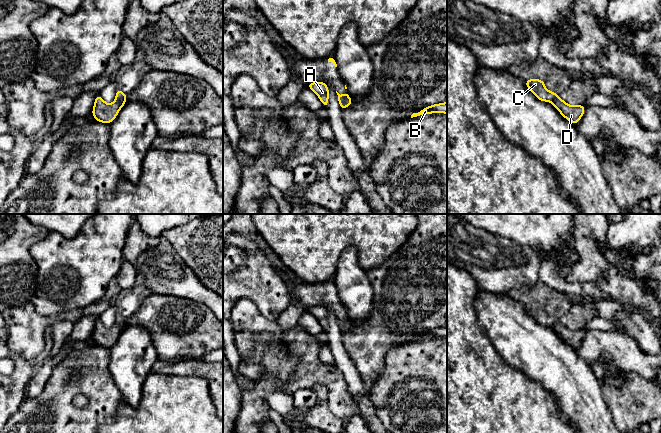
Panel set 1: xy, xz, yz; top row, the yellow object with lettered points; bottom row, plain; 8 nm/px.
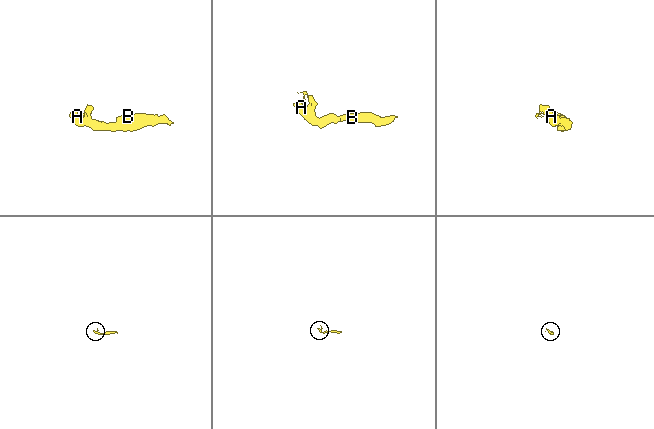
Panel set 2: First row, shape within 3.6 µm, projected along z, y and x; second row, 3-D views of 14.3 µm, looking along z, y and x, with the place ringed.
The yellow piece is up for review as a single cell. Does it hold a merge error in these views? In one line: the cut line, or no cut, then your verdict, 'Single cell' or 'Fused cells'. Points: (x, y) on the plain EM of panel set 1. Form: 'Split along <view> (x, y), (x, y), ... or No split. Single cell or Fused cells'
Split along xy (115, 323), (125, 324). Fused cells

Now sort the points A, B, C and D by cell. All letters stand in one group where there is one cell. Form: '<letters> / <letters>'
A B D / C

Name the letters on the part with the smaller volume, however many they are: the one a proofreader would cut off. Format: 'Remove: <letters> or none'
Remove: C

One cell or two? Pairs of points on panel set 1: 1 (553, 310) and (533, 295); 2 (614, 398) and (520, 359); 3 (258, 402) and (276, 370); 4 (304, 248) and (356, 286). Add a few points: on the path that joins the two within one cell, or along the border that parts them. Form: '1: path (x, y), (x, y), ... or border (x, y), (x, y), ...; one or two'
1: path (548, 307), (538, 299); one
2: border (600, 381), (603, 399), (612, 415); two
3: path (258, 394), (259, 390), (270, 378); one
4: border (344, 250), (339, 257), (336, 272), (333, 276); two

